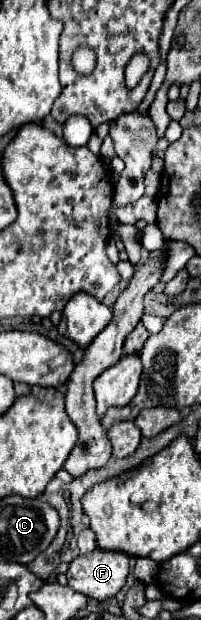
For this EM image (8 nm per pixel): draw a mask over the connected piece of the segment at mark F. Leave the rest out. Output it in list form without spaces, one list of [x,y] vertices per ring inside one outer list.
[[[93,549],[91,553],[79,555],[77,559],[73,559],[69,563],[67,581],[69,581],[71,589],[75,589],[75,591],[79,591],[79,593],[83,593],[83,595],[87,595],[91,599],[103,601],[103,599],[115,597],[115,593],[125,585],[127,573],[129,573],[129,555],[127,553]]]

